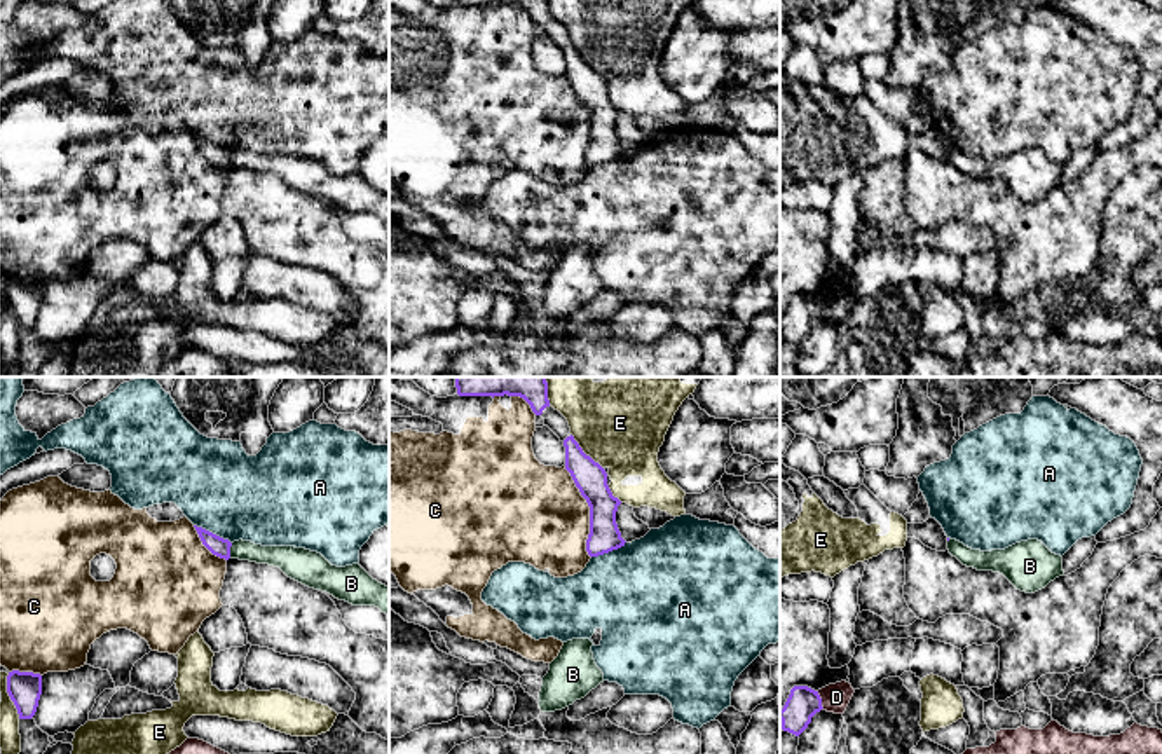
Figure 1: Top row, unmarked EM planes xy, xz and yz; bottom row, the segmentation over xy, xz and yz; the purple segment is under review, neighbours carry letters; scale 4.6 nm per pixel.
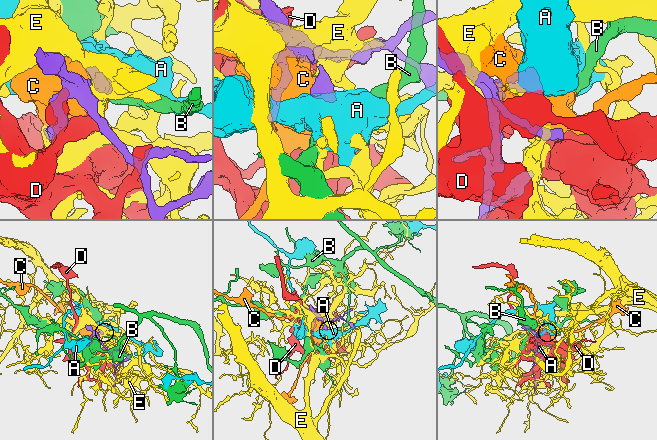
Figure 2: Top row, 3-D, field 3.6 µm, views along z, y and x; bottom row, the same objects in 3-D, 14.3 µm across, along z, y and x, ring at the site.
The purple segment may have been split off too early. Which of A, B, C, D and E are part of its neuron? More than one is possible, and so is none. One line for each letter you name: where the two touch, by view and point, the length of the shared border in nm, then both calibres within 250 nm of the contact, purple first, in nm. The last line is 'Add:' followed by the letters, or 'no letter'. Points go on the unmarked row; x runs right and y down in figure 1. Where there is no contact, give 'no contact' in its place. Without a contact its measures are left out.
Add: no letter

